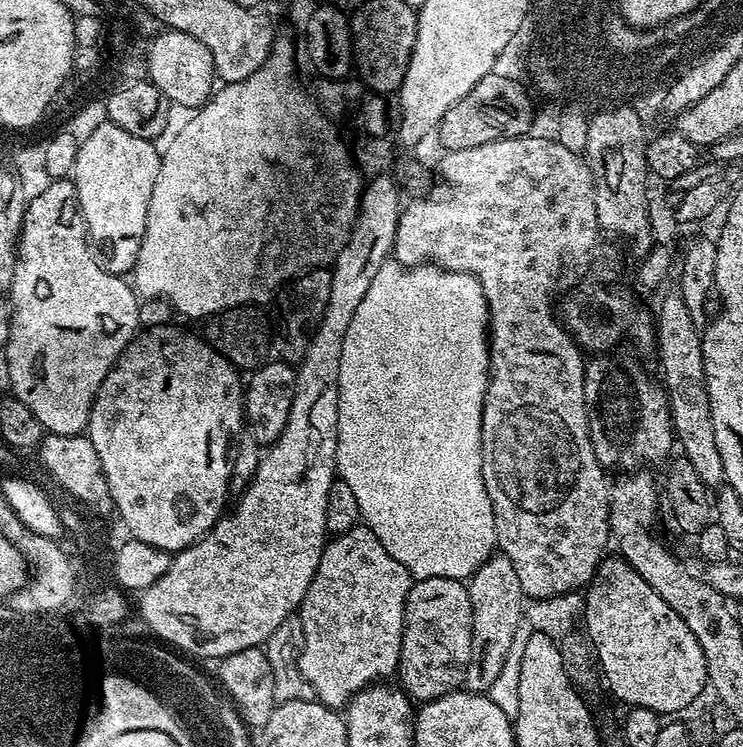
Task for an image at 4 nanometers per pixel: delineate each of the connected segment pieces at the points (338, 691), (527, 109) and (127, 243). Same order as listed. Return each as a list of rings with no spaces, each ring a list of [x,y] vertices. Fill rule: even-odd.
[[[357,526],[342,533],[337,540],[329,539],[325,543],[318,570],[298,609],[298,627],[302,633],[300,677],[312,687],[319,703],[333,710],[343,709],[357,692],[383,681],[399,669],[404,603],[413,583],[410,573],[386,554],[366,527]]]
[[[493,70],[466,94],[440,120],[438,137],[448,152],[470,150],[470,146],[482,146],[482,142],[494,142],[502,138],[529,135],[532,126],[534,105],[528,92],[516,80],[508,76],[499,76]]]
[[[105,122],[79,141],[76,153],[80,156],[80,164],[72,164],[70,173],[71,180],[80,180],[80,194],[76,200],[84,200],[84,212],[88,212],[88,220],[92,220],[92,232],[104,240],[104,250],[112,255],[106,260],[107,267],[116,274],[131,273],[140,246],[152,183],[160,164],[157,149],[150,140],[126,142],[124,133],[115,124]]]

